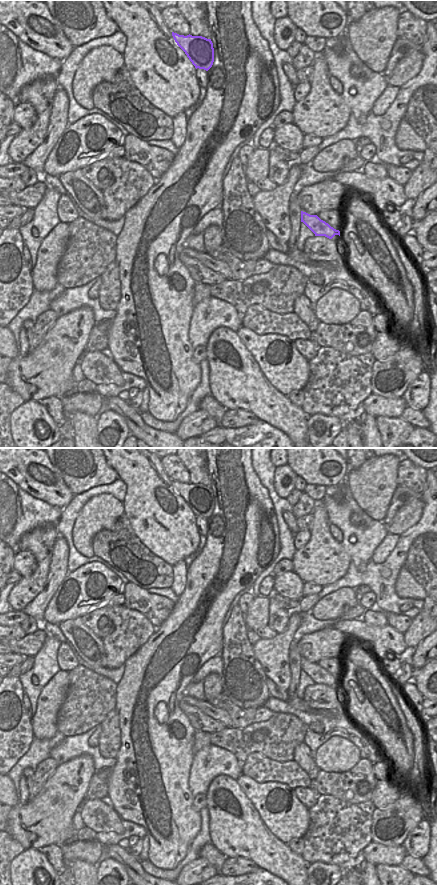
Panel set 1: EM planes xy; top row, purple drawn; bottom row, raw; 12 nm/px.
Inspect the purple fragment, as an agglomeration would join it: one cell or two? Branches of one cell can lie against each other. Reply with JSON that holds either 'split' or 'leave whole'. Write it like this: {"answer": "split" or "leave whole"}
{"answer": "leave whole"}

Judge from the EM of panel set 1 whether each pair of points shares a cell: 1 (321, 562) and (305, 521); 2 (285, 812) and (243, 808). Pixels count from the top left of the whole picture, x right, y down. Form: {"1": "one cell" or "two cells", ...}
{"1": "two cells", "2": "two cells"}

